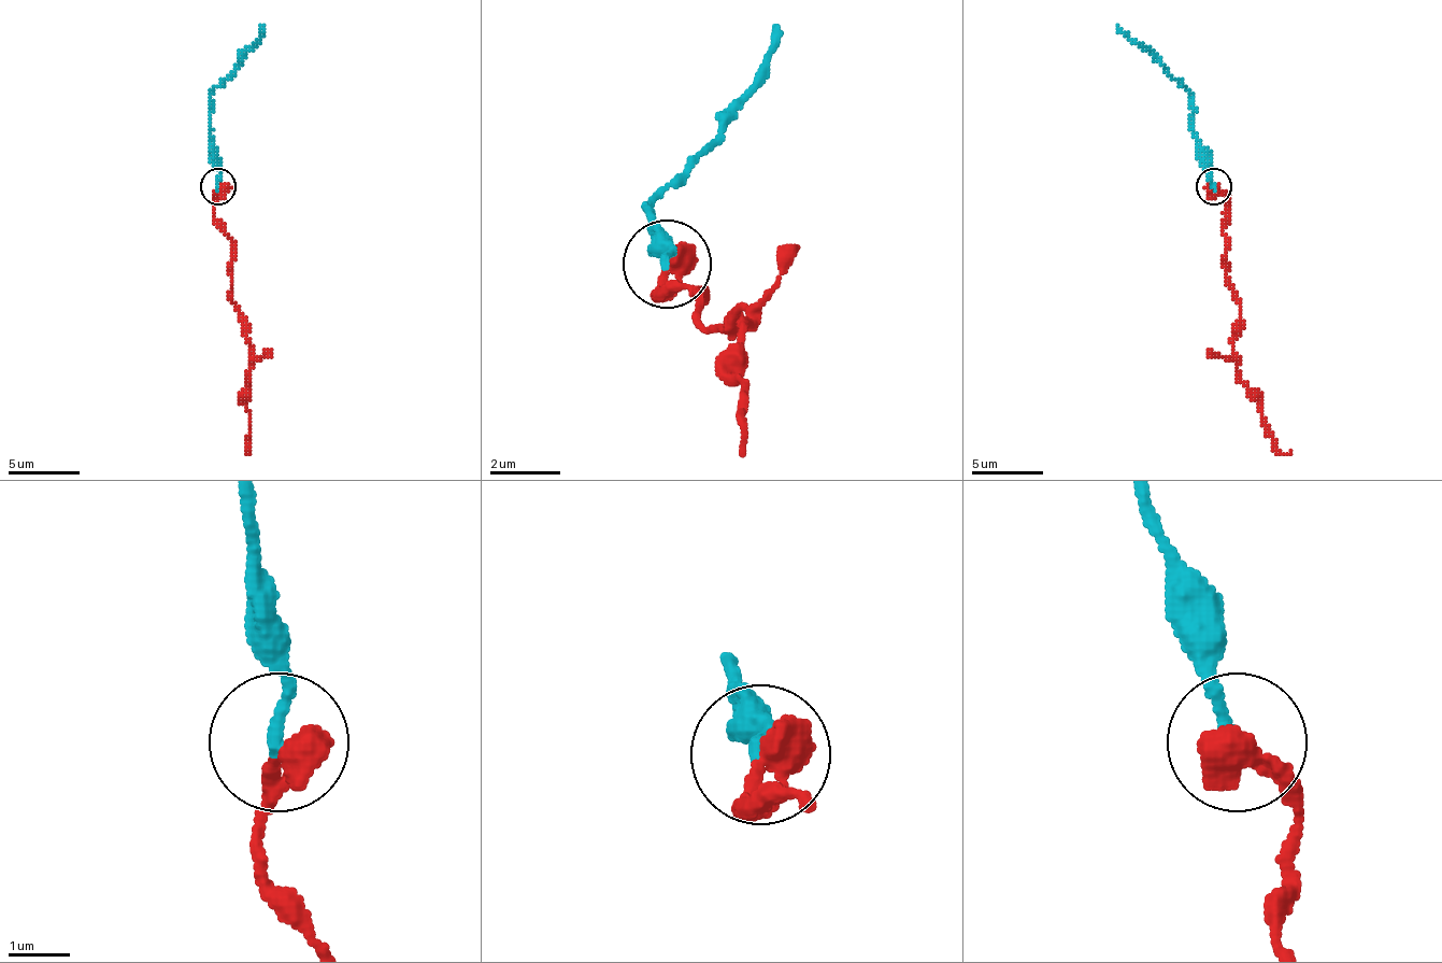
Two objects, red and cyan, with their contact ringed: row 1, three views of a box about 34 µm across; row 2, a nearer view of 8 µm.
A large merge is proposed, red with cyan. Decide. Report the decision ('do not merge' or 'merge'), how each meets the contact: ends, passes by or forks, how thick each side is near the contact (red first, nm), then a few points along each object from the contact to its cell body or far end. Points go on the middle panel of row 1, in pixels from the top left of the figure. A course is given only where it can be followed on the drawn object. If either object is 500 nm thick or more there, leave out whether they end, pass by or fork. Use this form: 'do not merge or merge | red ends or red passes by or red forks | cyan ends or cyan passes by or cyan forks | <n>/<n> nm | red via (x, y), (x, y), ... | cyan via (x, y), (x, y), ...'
merge | 600/220 nm | red via (665, 266), (665, 293), (656, 293), (700, 293), (709, 328), (744, 310), (736, 372), (744, 408), (744, 452) | cyan via (665, 266), (665, 249), (646, 213), (646, 204), (717, 133), (780, 27)

